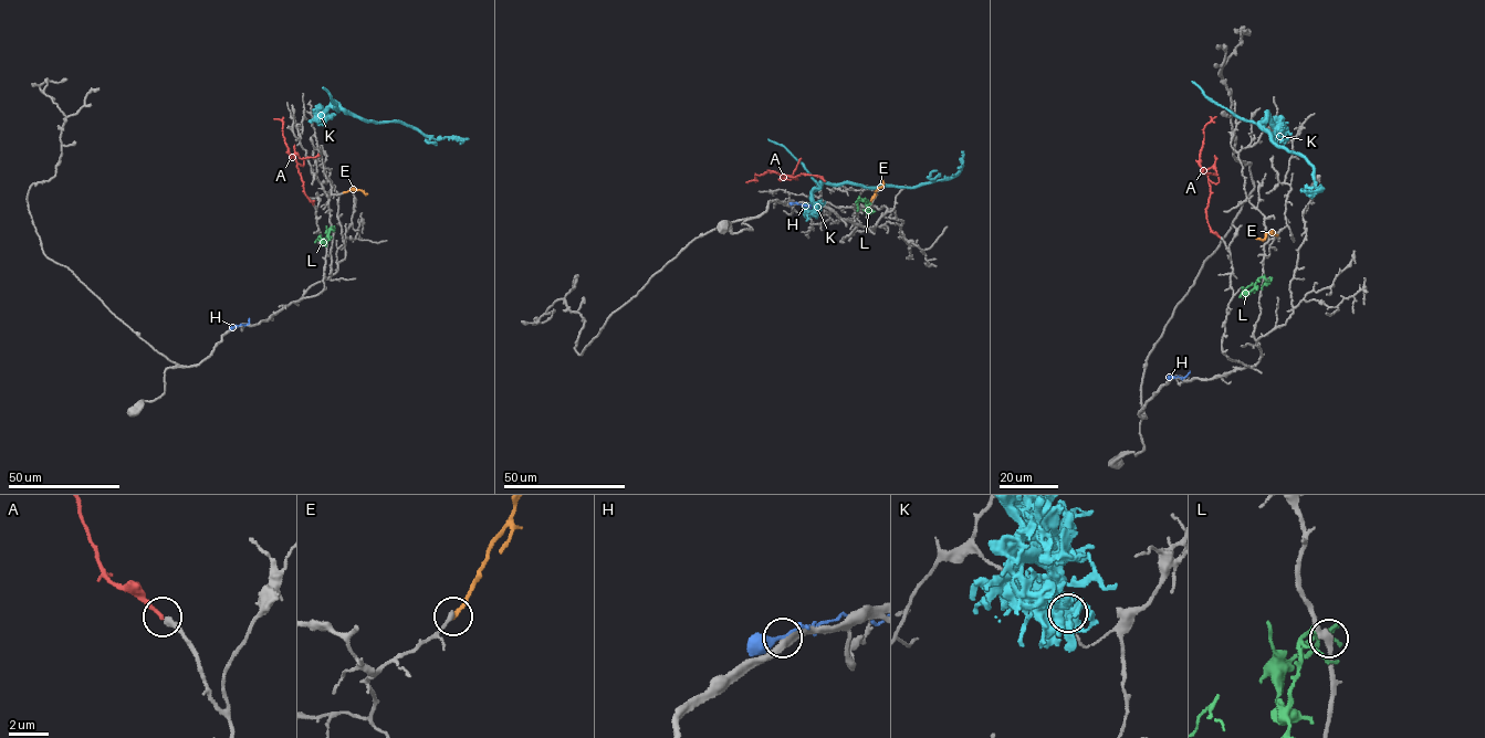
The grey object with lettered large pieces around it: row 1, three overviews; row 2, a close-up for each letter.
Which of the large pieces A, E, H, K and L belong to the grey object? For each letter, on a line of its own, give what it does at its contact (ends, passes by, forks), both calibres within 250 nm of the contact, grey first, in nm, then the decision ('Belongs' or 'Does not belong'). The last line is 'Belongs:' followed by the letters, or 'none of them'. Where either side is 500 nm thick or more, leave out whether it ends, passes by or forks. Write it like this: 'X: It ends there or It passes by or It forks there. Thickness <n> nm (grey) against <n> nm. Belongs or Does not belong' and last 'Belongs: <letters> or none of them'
A: It ends there. Thickness 320 nm (grey) against 240 nm. Belongs
E: It ends there. Thickness 240 nm (grey) against 200 nm. Does not belong
H: It passes by. Thickness 380 nm (grey) against 240 nm. Does not belong
K: It passes by. Thickness 150 nm (grey) against 220 nm. Does not belong
L: It ends there. Thickness 120 nm (grey) against 340 nm. Does not belong
Belongs: A

